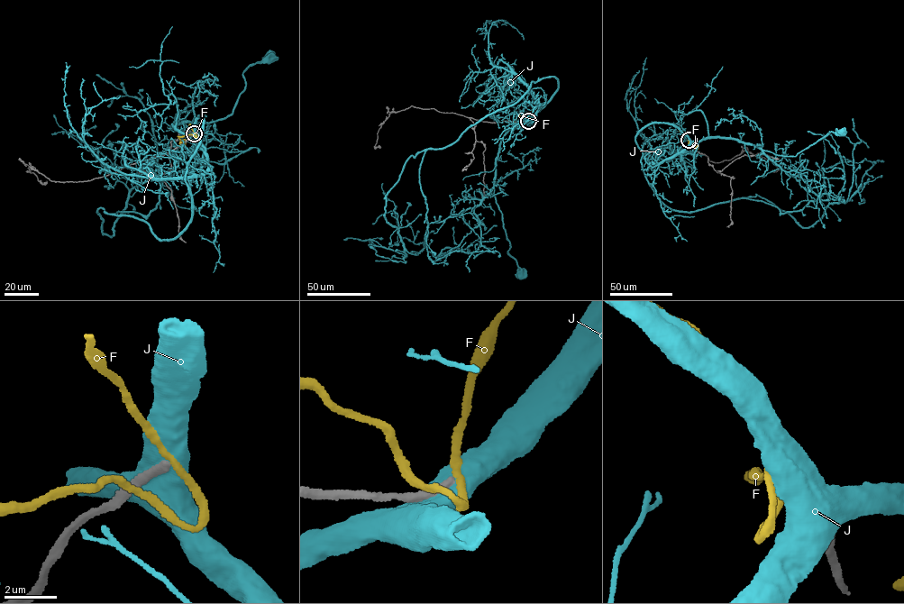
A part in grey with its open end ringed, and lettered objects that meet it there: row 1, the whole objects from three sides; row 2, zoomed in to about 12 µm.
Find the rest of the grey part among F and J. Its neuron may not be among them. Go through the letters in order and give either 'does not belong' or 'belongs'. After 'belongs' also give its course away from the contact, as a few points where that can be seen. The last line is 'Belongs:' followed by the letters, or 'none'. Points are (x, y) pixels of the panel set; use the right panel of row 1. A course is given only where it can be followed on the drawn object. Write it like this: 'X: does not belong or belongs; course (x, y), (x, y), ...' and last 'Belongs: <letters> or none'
F: does not belong
J: does not belong
Belongs: none

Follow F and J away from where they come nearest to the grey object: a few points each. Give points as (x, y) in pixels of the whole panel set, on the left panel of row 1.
F: (195, 133), (196, 137), (191, 134), (178, 136), (185, 144)
J: (194, 133), (179, 132), (172, 125), (179, 121), (214, 122), (232, 114), (246, 86), (243, 71), (270, 57)

